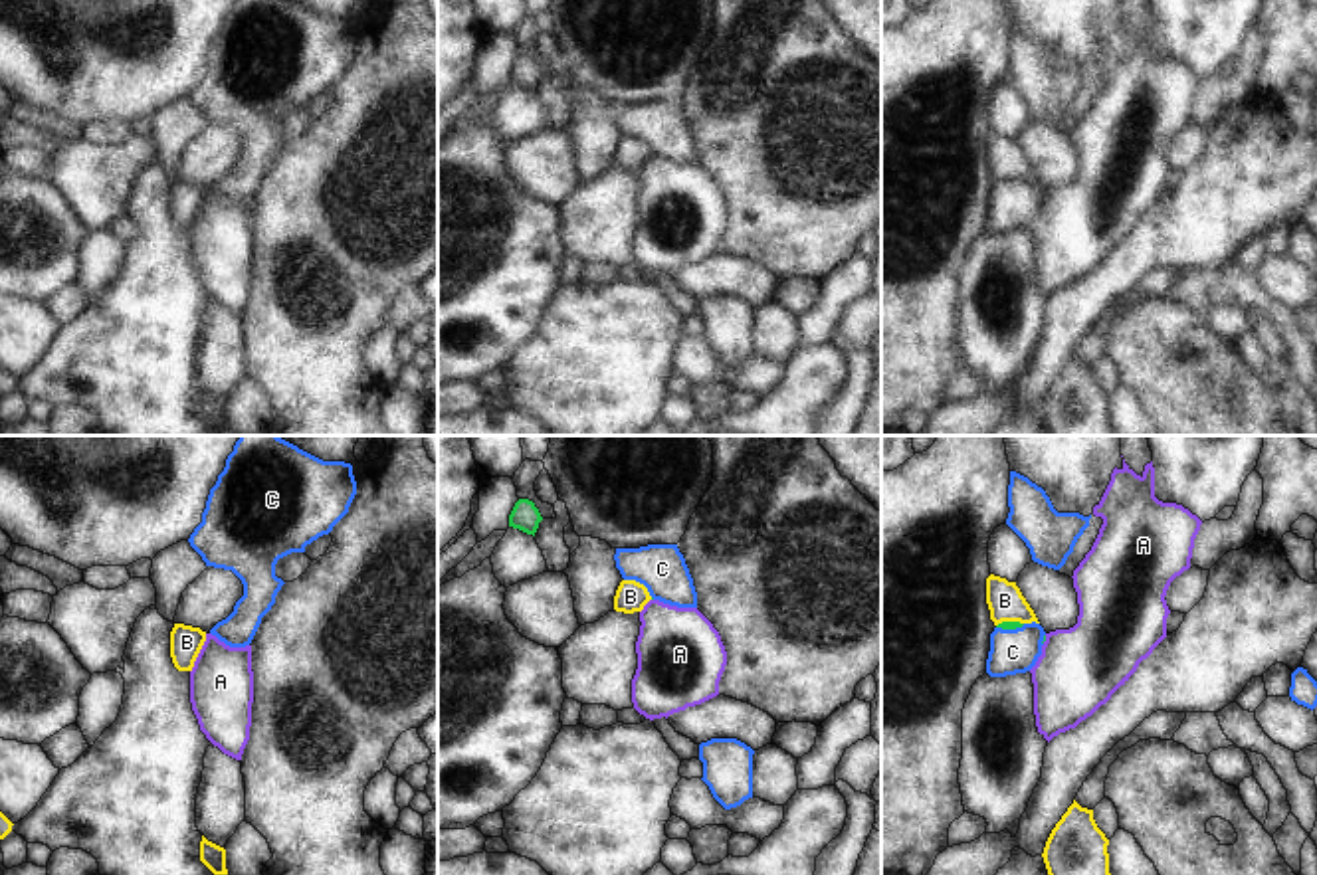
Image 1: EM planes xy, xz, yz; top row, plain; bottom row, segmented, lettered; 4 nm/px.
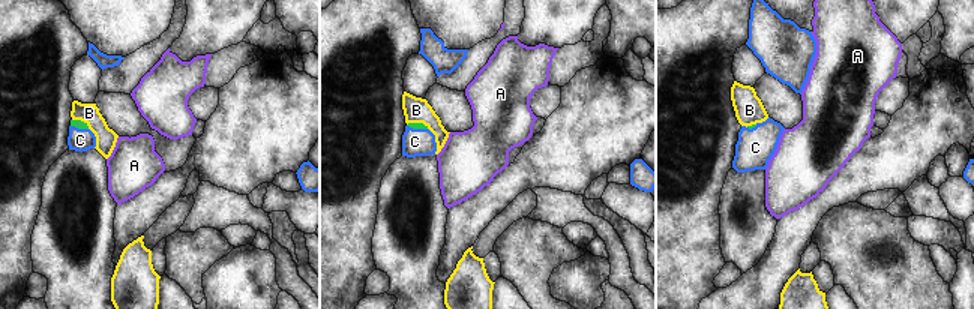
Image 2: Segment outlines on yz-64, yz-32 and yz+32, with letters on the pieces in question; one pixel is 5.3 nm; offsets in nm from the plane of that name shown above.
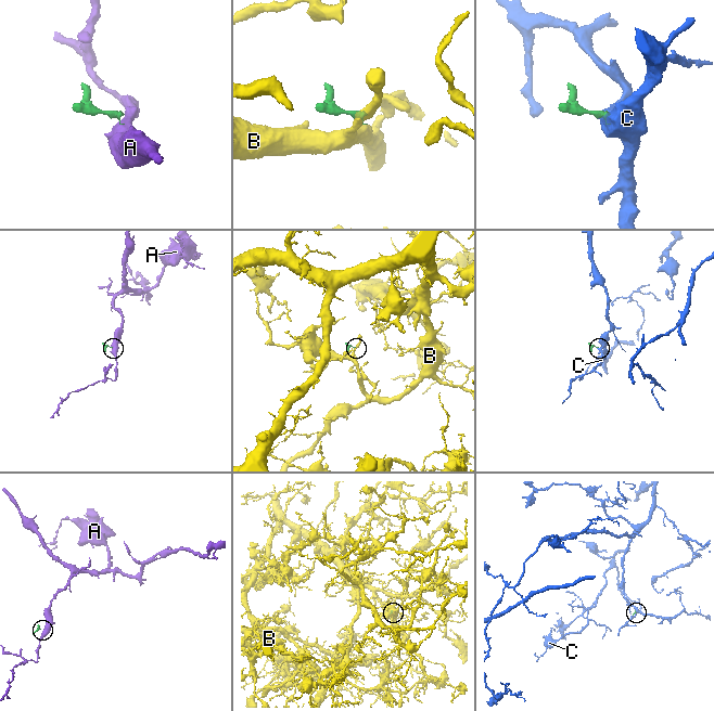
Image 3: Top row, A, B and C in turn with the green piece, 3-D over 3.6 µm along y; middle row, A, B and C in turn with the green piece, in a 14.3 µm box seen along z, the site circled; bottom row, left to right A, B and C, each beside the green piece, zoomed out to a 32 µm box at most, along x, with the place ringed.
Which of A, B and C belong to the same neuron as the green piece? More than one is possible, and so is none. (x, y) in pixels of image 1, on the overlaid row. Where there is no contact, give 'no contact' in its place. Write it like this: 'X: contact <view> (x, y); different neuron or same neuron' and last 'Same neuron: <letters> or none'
A: contact yz (1044, 640); different neuron
B: contact yz (1009, 622); different neuron
C: contact yz (1011, 628); same neuron
Same neuron: C

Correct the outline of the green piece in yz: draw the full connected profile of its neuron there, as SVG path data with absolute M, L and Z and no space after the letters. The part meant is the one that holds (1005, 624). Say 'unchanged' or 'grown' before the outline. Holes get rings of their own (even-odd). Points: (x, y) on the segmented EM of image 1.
grown; M1002 622L990 633L986 673L1006 677L1030 671L1042 655L1046 632L1040 624Z

